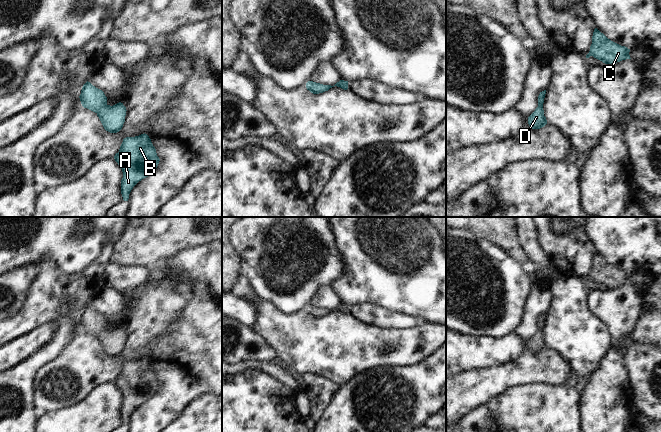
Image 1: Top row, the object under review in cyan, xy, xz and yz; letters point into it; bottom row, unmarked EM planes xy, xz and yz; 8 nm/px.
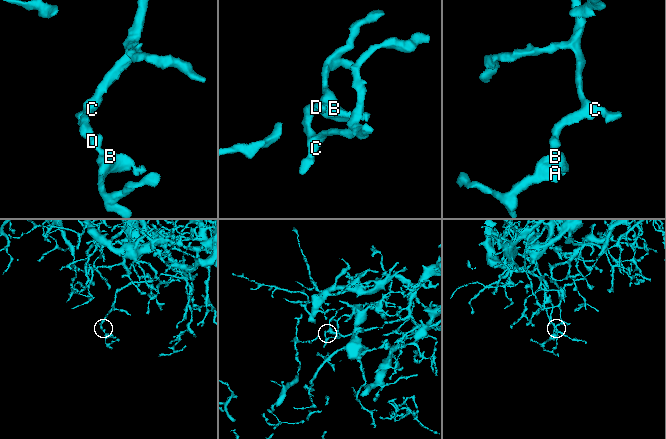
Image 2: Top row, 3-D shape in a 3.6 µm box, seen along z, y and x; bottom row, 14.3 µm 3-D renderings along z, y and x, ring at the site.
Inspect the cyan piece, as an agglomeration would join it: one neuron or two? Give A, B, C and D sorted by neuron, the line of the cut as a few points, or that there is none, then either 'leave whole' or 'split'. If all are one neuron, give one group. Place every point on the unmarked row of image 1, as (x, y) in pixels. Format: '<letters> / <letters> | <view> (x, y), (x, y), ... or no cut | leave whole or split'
A B C D | no cut | leave whole

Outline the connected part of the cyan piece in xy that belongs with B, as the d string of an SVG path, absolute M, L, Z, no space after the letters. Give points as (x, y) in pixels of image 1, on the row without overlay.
M145 357L124 362L114 383L123 396L121 418L124 425L128 425L133 411L148 401L160 385L151 363Z

